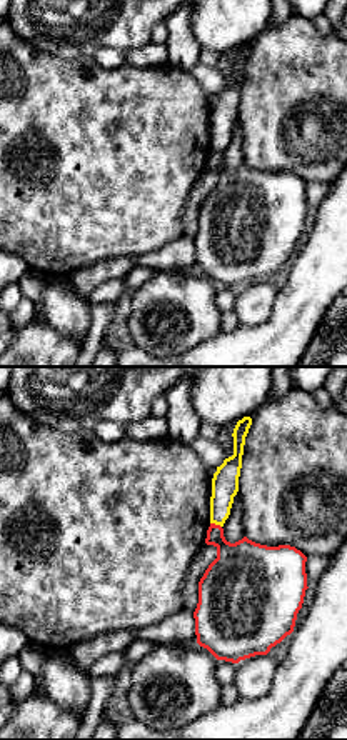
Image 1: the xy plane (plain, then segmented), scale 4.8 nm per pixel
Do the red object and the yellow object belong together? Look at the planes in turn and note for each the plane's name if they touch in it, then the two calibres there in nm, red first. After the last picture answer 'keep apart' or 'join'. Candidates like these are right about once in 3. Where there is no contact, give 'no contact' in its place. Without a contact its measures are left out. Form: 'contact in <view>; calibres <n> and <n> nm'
contact in xy; calibres 260 and 130 nm

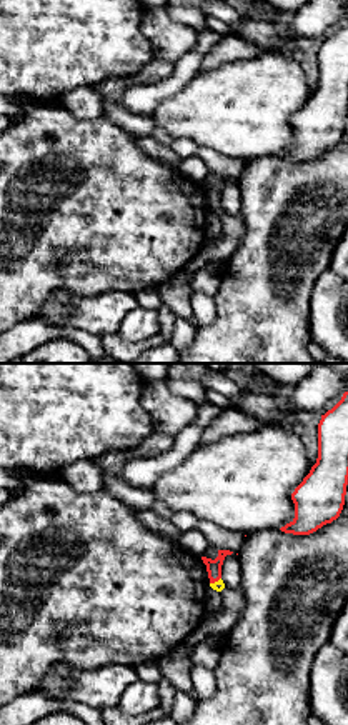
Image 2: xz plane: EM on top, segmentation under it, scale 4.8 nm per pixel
contact in xz; calibres 80 and 50 nm

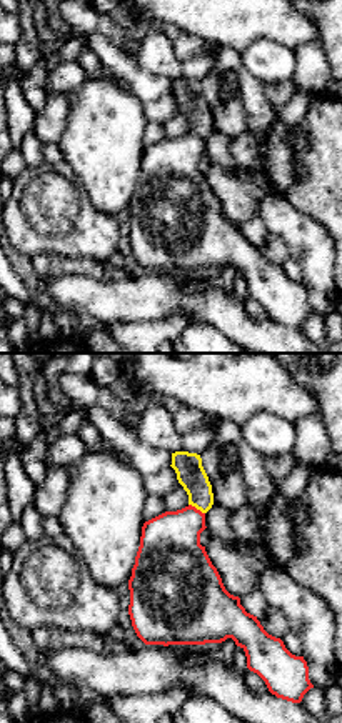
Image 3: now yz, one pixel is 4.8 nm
contact in yz; calibres 300 and 140 nm

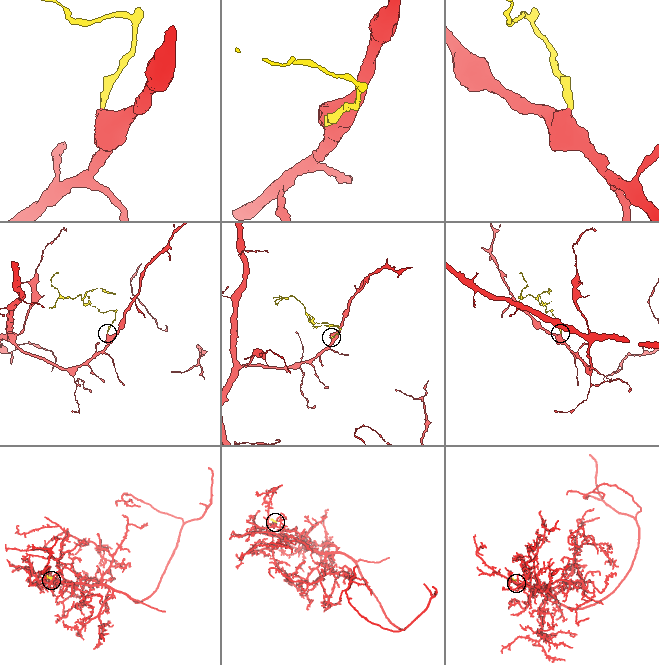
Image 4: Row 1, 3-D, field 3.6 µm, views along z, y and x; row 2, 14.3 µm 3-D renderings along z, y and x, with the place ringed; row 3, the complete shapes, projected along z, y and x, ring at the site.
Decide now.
keep apart

